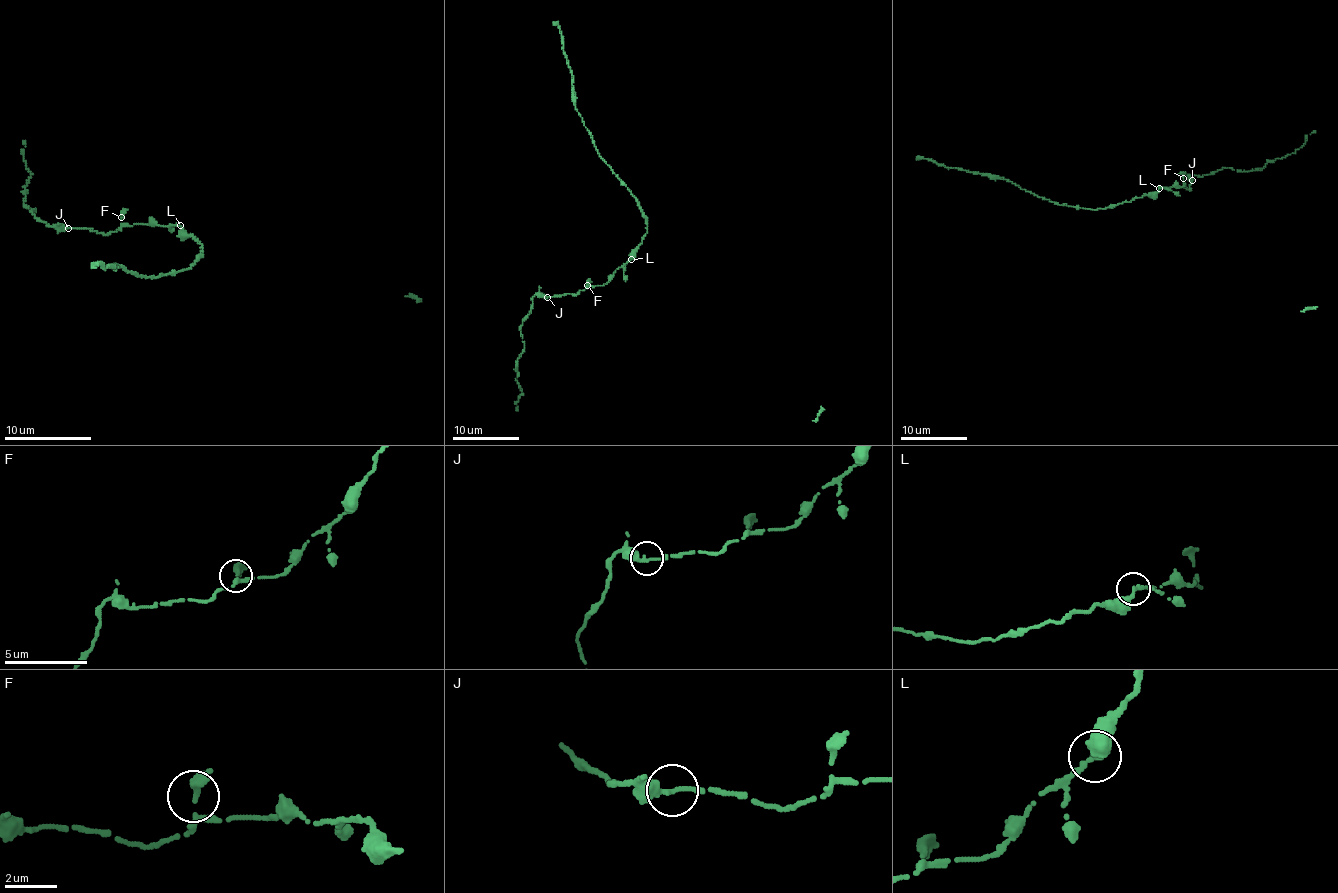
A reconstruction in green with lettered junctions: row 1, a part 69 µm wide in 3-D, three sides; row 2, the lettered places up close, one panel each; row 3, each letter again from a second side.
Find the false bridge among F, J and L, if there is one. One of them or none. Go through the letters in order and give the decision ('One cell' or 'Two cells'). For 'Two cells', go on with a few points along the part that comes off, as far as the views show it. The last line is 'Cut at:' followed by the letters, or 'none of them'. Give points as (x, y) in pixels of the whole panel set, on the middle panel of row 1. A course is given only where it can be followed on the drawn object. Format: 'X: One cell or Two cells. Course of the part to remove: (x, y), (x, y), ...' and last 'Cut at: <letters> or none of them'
F: One cell
J: One cell
L: One cell
Cut at: none of them

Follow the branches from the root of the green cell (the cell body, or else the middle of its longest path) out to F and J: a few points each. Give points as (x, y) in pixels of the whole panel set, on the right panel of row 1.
F: (1152, 192), (1163, 187), (1184, 186), (1183, 178)
J: (1152, 192), (1183, 185), (1189, 190), (1192, 180)

